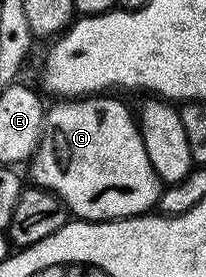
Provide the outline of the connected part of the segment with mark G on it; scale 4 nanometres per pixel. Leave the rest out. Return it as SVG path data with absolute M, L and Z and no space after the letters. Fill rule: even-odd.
M98 96L81 100L76 104L57 104L47 114L47 137L42 141L35 161L32 163L33 178L38 187L52 190L65 201L70 215L82 222L124 222L127 218L148 215L161 198L163 183L144 147L141 128L132 114L113 96Z

